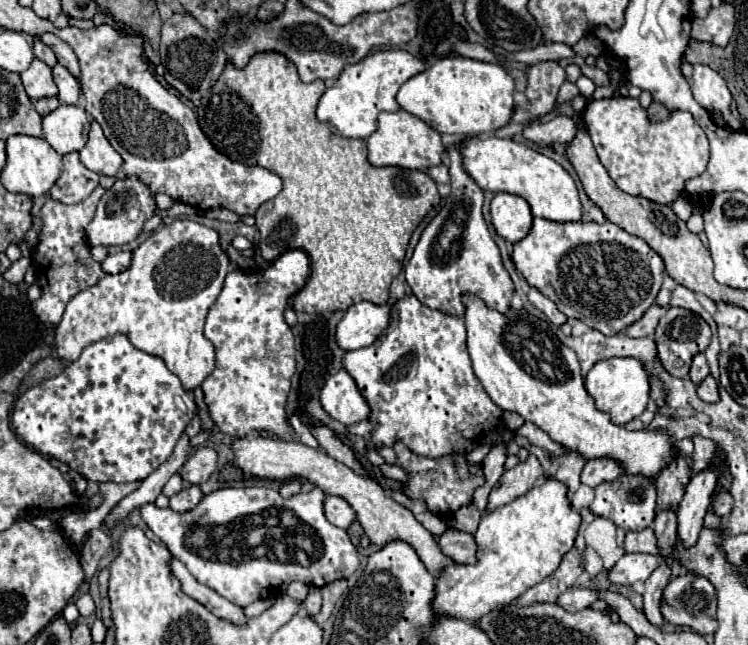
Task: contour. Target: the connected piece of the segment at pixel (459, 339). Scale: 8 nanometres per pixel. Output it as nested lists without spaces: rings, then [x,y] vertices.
[[[404,296],[396,302],[392,302],[392,310],[390,310],[390,324],[388,328],[384,330],[384,334],[368,348],[360,348],[360,350],[352,350],[352,352],[346,352],[344,354],[344,370],[354,378],[360,394],[364,396],[364,400],[368,402],[370,406],[370,416],[368,420],[372,422],[372,434],[370,434],[370,440],[368,440],[368,448],[370,450],[378,450],[378,448],[384,448],[384,446],[394,446],[396,442],[402,442],[406,448],[410,448],[414,454],[418,456],[426,456],[426,458],[442,458],[442,456],[448,456],[448,454],[466,454],[470,450],[474,450],[474,442],[476,444],[484,444],[484,440],[490,444],[490,446],[496,446],[496,444],[502,444],[502,432],[506,430],[504,426],[504,420],[502,420],[502,414],[504,410],[500,410],[492,400],[490,396],[486,394],[486,390],[482,388],[480,380],[476,378],[474,370],[472,370],[472,362],[470,362],[470,356],[468,356],[468,348],[466,348],[466,326],[464,326],[464,320],[462,318],[456,318],[456,316],[448,316],[448,314],[442,314],[438,310],[432,310],[428,306],[424,306],[416,296]]]

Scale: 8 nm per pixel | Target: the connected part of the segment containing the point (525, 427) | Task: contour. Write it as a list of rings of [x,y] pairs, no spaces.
[[[524,422],[518,430],[512,430],[512,436],[516,436],[516,434],[528,438],[530,444],[534,444],[534,446],[540,446],[540,448],[548,448],[548,450],[552,450],[552,456],[558,456],[558,454],[564,452],[564,448],[562,448],[560,444],[552,442],[550,436],[548,436],[544,430],[540,430],[536,424],[532,424],[532,422]]]

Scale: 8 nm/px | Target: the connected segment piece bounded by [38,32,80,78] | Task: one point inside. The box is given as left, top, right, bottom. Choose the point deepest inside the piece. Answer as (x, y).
(66, 57)

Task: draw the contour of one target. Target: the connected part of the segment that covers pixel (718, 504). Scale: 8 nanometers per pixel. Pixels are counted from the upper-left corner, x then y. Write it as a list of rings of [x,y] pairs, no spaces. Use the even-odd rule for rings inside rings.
[[[720,494],[714,502],[712,502],[712,510],[716,516],[728,516],[732,512],[732,494]]]

